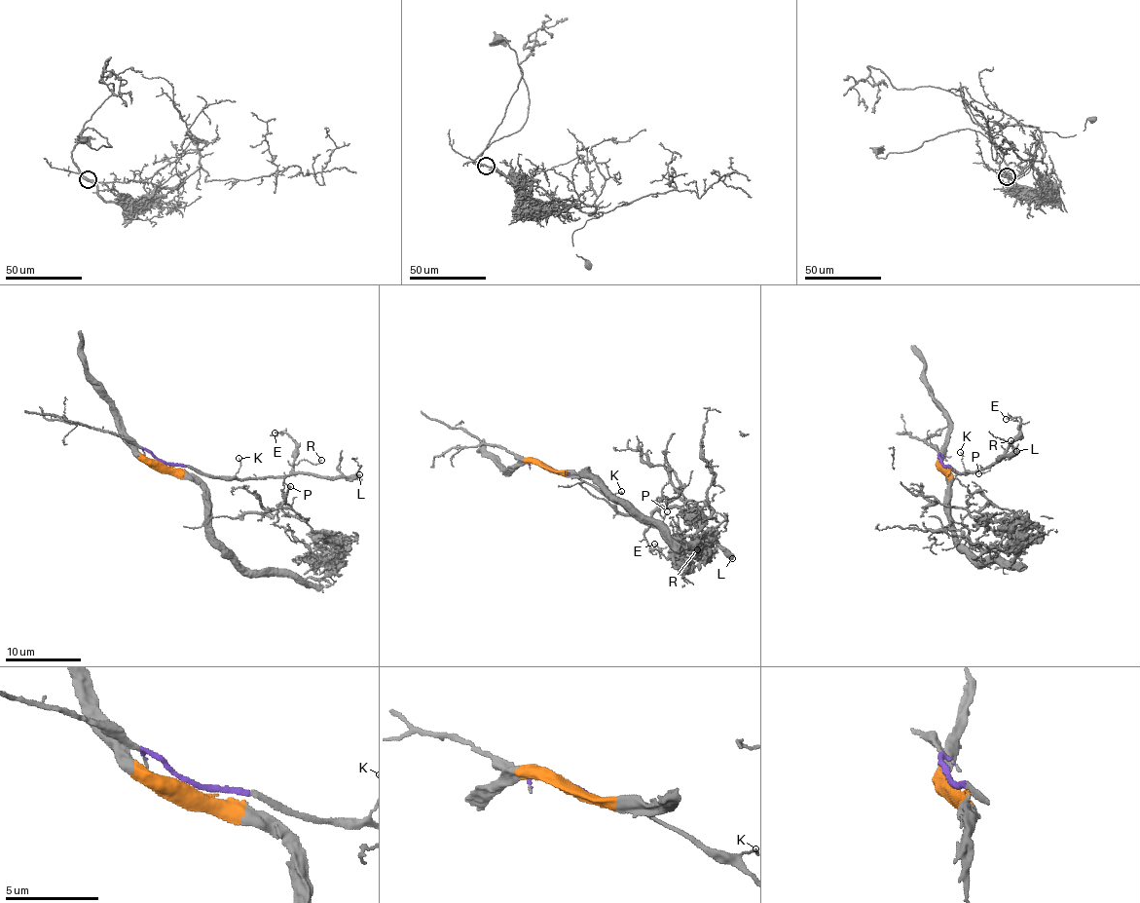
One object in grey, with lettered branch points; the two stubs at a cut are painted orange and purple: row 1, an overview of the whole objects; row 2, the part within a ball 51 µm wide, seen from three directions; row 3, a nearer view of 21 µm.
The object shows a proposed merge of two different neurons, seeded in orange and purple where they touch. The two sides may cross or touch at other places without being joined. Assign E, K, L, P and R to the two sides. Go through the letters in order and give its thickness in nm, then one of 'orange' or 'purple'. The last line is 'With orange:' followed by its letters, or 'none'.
E: calibre 90 nm; purple
K: calibre 110 nm; purple
L: calibre 550 nm; purple
P: calibre 110 nm; purple
R: calibre 120 nm; purple
With orange: none

